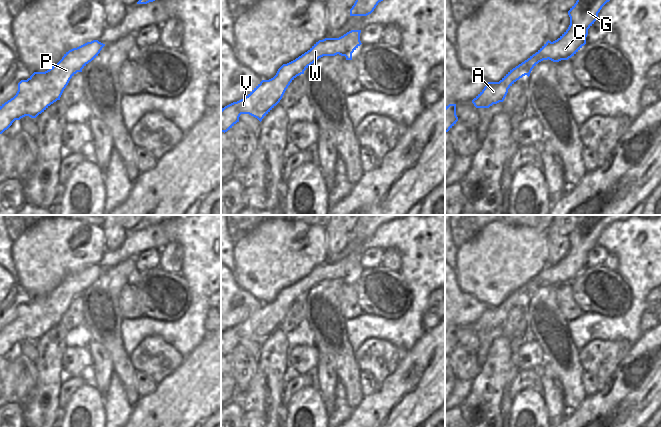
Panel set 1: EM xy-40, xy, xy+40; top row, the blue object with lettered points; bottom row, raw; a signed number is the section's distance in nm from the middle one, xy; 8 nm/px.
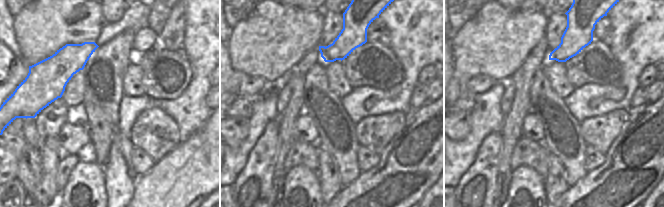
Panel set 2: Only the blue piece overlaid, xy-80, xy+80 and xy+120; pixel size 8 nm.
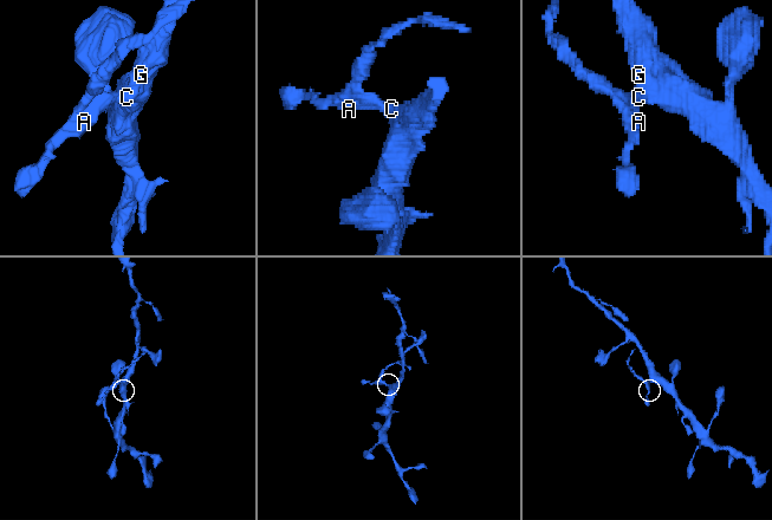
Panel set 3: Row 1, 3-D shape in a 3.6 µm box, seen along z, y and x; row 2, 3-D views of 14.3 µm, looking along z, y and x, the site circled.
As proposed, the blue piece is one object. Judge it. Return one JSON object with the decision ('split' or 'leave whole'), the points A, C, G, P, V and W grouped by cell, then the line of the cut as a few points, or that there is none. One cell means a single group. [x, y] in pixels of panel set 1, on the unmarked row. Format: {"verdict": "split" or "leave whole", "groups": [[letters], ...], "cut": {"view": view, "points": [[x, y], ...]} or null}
{"verdict": "split", "groups": [["A", "P", "V", "W"], ["C", "G"]], "cut": {"view": "xy", "points": [[328, 262], [330, 272], [325, 279]]}}

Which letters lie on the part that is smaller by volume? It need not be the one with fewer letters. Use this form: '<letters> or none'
A, P, V, W

